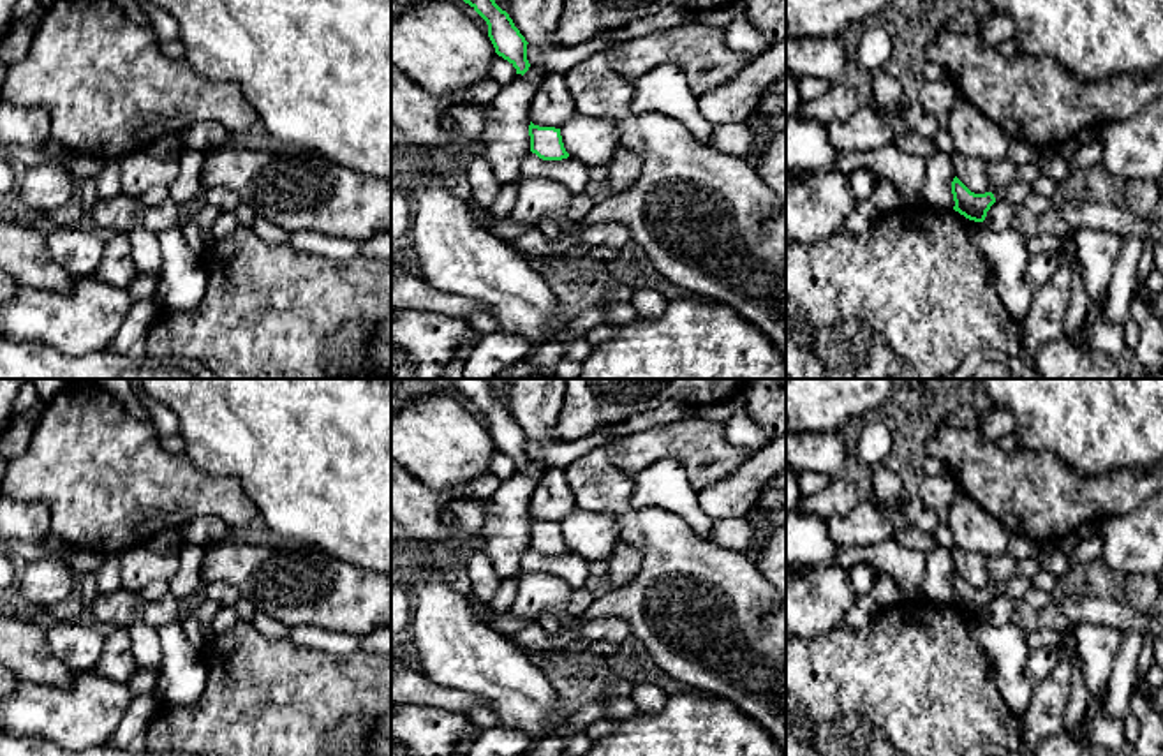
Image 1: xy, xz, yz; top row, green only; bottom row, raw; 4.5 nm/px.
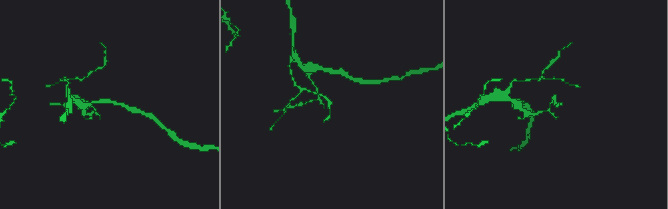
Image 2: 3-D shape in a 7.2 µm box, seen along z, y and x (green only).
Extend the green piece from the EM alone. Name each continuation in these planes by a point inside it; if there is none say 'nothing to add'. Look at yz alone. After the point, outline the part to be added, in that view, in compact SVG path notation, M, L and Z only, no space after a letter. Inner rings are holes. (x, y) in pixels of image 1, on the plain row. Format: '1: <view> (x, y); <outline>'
1: yz (1015, 585); M1015 574L1010 578L1003 578L992 589L996 596L1011 596L1011 597L1020 599L1031 589L1031 582L1029 578Z

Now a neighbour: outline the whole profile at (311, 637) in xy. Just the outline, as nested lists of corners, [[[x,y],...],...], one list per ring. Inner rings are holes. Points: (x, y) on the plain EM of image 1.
[[[294,626],[289,638],[298,647],[315,649],[337,656],[349,656],[361,650],[359,636],[317,626]]]

